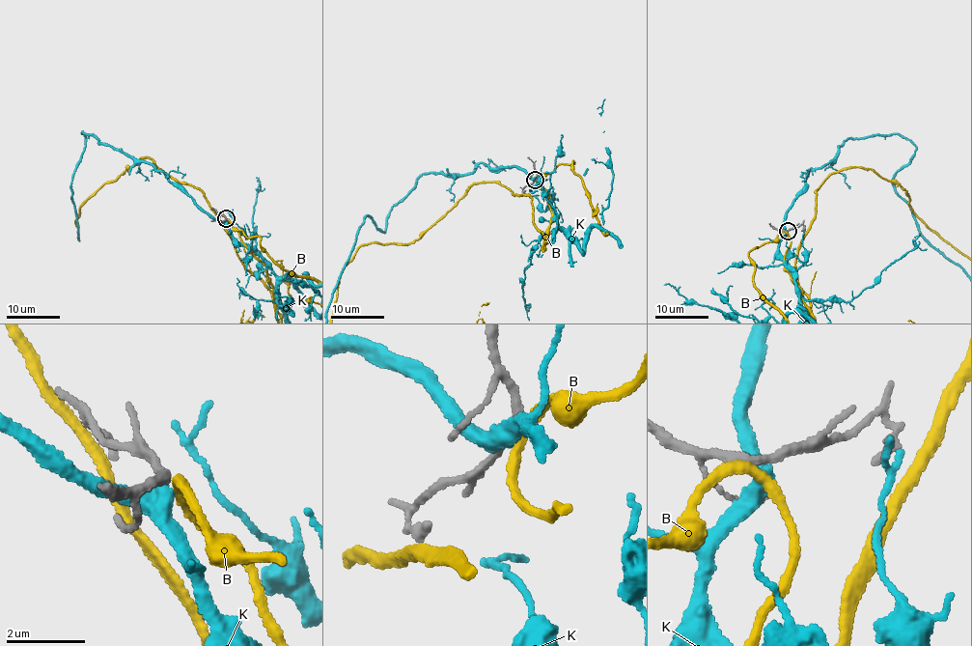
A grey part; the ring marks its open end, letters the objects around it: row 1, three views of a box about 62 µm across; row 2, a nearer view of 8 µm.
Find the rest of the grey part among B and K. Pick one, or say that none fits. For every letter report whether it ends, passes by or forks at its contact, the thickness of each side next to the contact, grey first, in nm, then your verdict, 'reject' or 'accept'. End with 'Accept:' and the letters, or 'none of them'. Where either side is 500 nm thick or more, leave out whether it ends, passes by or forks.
B: it passes by; 220 nm thick on the grey side, 240 nm on the other; reject
K: it passes by; 200 nm thick on the grey side, 360 nm on the other; accept
Accept: K

